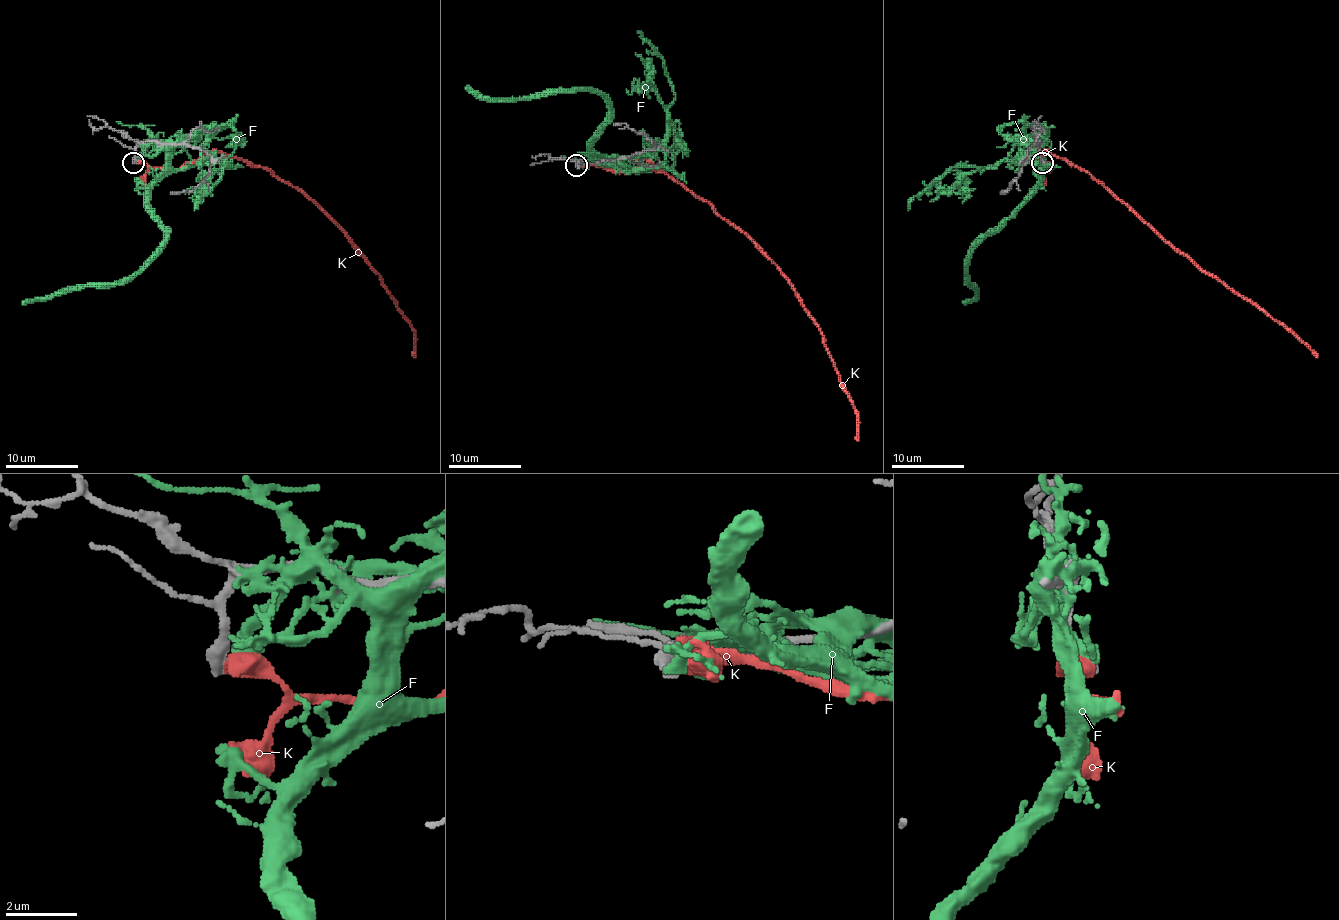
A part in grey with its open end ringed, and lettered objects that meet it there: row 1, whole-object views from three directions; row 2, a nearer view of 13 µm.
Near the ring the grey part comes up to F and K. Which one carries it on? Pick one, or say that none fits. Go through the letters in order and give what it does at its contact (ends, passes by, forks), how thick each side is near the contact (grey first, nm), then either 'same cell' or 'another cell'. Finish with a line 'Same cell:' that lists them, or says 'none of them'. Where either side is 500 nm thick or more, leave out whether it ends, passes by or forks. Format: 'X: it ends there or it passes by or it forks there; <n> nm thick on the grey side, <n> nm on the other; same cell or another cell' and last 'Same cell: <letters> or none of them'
F: 480 nm thick on the grey side, 500 nm on the other; another cell
K: 440 nm thick on the grey side, 600 nm on the other; another cell
Same cell: none of them

